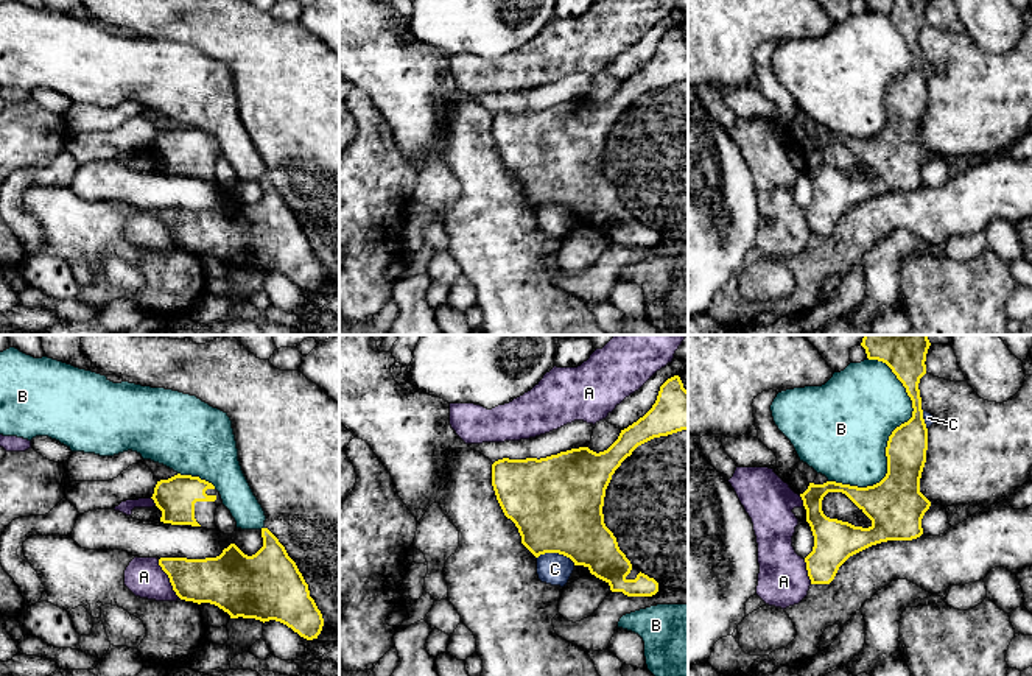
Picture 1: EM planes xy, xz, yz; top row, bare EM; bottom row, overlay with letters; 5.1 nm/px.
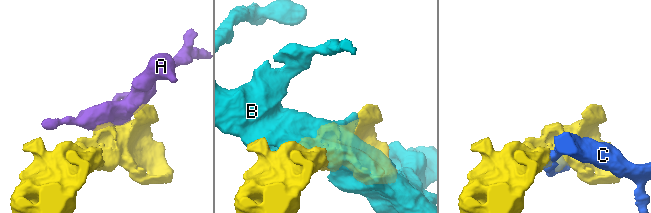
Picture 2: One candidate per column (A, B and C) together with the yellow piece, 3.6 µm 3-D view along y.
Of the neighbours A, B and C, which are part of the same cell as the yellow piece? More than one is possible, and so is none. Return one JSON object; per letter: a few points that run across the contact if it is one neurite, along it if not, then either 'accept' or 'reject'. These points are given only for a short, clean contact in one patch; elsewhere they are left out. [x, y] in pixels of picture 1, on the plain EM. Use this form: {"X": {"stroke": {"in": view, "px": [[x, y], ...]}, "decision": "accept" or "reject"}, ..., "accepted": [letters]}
{"A": {"decision": "reject"}, "B": {"decision": "reject"}, "C": {"decision": "reject"}, "accepted": []}

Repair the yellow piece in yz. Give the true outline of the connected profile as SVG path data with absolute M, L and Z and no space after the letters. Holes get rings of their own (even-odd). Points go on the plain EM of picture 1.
M865 0L869 11L886 14L897 30L906 39L912 51L912 69L897 78L889 87L886 107L886 128L867 139L827 132L823 136L809 134L808 140L800 145L806 160L806 173L814 187L813 202L805 209L811 235L830 235L839 218L853 206L887 192L912 192L923 185L921 170L929 160L931 153L920 143L920 129L926 114L928 79L923 70L921 48L918 34L926 25L928 0ZM828 143L845 145L870 171L869 179L855 178L848 173L830 170L822 162L822 151Z

